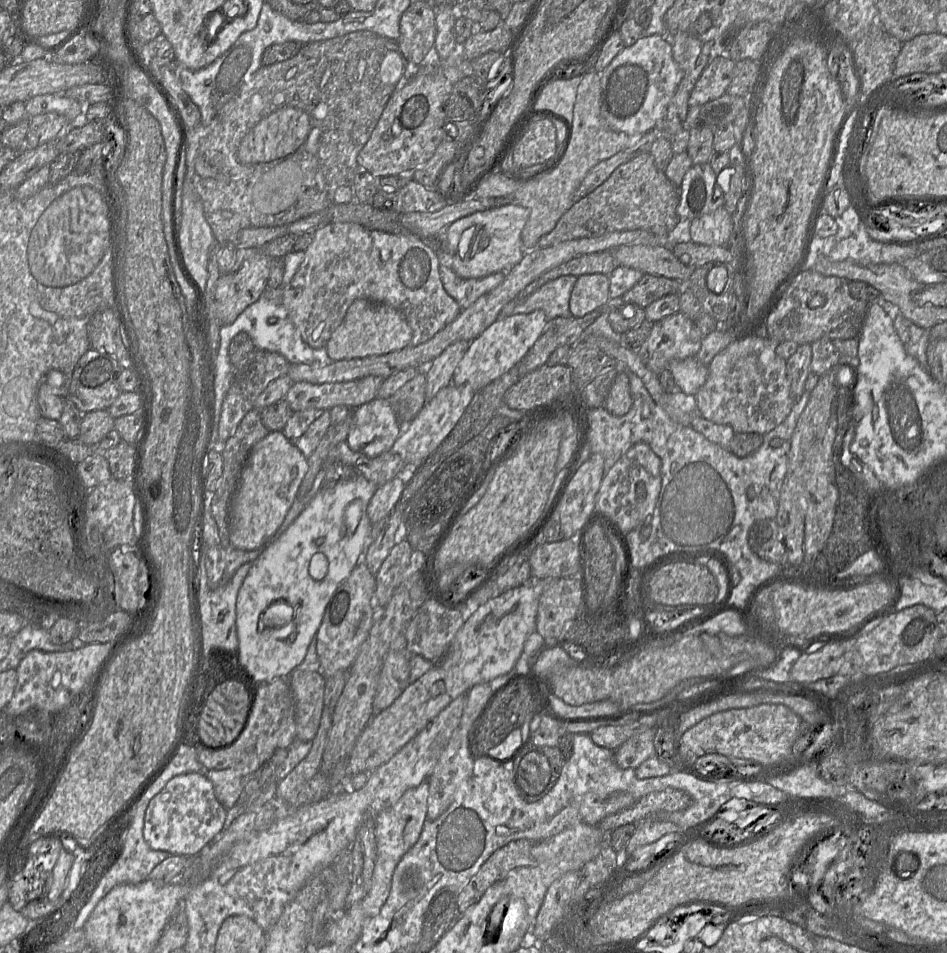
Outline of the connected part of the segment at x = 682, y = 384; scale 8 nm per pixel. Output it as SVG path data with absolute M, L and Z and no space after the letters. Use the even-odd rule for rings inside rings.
M696 356L672 360L669 364L669 370L679 387L679 391L694 396L705 384L709 374L709 367L700 363Z

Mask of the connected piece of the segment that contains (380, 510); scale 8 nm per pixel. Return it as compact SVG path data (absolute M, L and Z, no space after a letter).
M399 477L378 486L367 506L367 516L372 524L385 520L399 501L405 488Z

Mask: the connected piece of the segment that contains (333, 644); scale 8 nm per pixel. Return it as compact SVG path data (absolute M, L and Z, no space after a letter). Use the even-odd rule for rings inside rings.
M360 563L356 564L349 577L335 591L315 635L321 672L325 677L338 671L348 672L354 663L374 623L375 610L371 605L371 600L375 587L375 575L371 574L366 564Z

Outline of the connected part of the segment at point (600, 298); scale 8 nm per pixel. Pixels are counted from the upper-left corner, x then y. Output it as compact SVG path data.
M605 274L579 276L570 297L573 317L582 318L610 301L610 278Z

